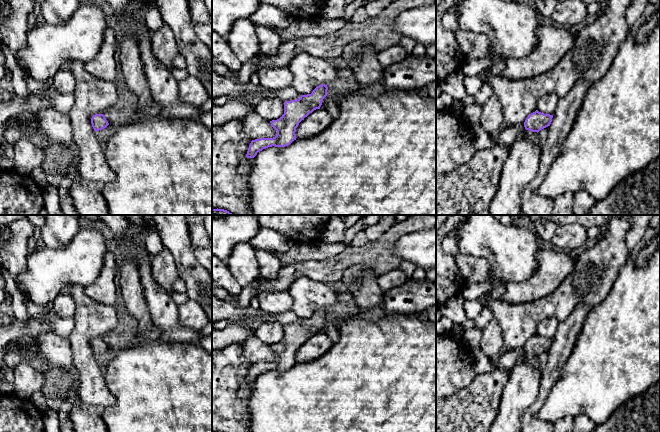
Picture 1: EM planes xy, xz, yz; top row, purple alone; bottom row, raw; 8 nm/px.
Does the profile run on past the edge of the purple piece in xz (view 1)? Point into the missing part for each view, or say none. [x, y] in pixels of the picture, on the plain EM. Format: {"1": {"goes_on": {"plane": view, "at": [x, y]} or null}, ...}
{"1": {"goes_on": null}}

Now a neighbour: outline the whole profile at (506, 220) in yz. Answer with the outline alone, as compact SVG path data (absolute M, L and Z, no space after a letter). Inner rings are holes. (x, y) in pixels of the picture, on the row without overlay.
M494 215L494 217L505 226L513 225L516 223L515 215Z

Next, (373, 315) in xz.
M376 306L372 309L360 309L356 315L352 315L346 318L336 318L334 321L329 321L328 319L323 323L320 332L325 333L326 329L330 326L338 329L341 324L346 323L348 320L366 320L371 323L378 322L383 319L385 311L382 306Z

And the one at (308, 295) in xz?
M306 276L297 278L287 291L293 298L292 310L301 319L311 318L317 310L328 309L338 302L335 290Z

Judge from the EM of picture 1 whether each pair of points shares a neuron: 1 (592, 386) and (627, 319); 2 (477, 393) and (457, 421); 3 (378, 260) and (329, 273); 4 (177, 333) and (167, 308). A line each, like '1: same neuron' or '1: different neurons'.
1: same neuron
2: same neuron
3: same neuron
4: same neuron

